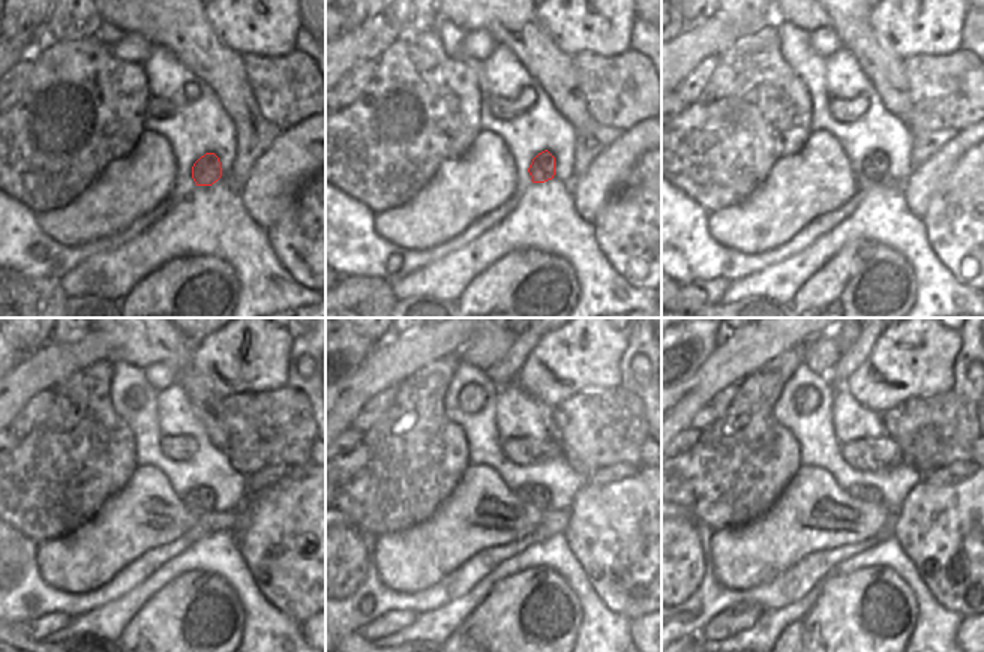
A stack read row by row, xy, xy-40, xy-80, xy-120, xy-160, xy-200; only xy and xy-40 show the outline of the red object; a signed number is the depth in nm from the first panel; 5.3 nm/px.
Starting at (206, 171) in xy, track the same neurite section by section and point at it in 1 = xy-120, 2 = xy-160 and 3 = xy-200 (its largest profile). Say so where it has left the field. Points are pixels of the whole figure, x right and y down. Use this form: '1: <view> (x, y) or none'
1: xy-120 (201, 498)
2: xy-160 (539, 495)
3: xy-200 (869, 493)

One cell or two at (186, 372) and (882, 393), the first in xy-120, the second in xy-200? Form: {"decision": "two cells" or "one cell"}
{"decision": "two cells"}

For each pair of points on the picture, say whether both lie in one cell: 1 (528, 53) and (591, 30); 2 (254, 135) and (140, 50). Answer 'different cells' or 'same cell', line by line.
1: different cells
2: different cells

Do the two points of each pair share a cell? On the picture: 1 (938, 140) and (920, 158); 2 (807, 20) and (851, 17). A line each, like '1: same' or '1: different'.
1: same
2: same

